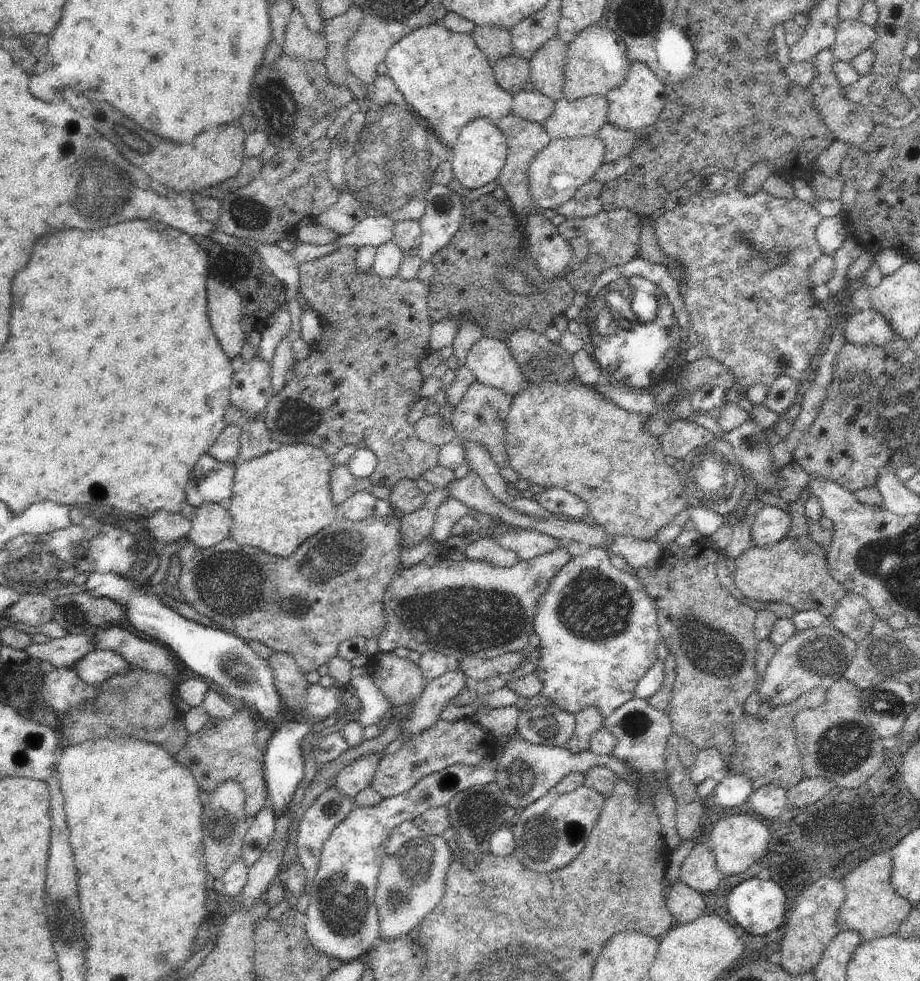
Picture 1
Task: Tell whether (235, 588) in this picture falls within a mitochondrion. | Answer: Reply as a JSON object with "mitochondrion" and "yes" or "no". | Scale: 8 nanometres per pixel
{"mitochondrion":"yes"}

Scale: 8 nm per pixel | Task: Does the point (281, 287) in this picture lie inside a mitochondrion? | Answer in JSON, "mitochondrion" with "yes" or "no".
{"mitochondrion":"no"}

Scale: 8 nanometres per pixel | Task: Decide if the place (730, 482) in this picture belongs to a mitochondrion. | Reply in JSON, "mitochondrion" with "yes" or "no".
{"mitochondrion":"yes"}

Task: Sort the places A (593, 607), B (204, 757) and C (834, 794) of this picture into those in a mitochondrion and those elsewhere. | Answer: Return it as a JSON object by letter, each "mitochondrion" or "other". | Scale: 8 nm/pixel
{"A":"mitochondrion","B":"other","C":"other"}

